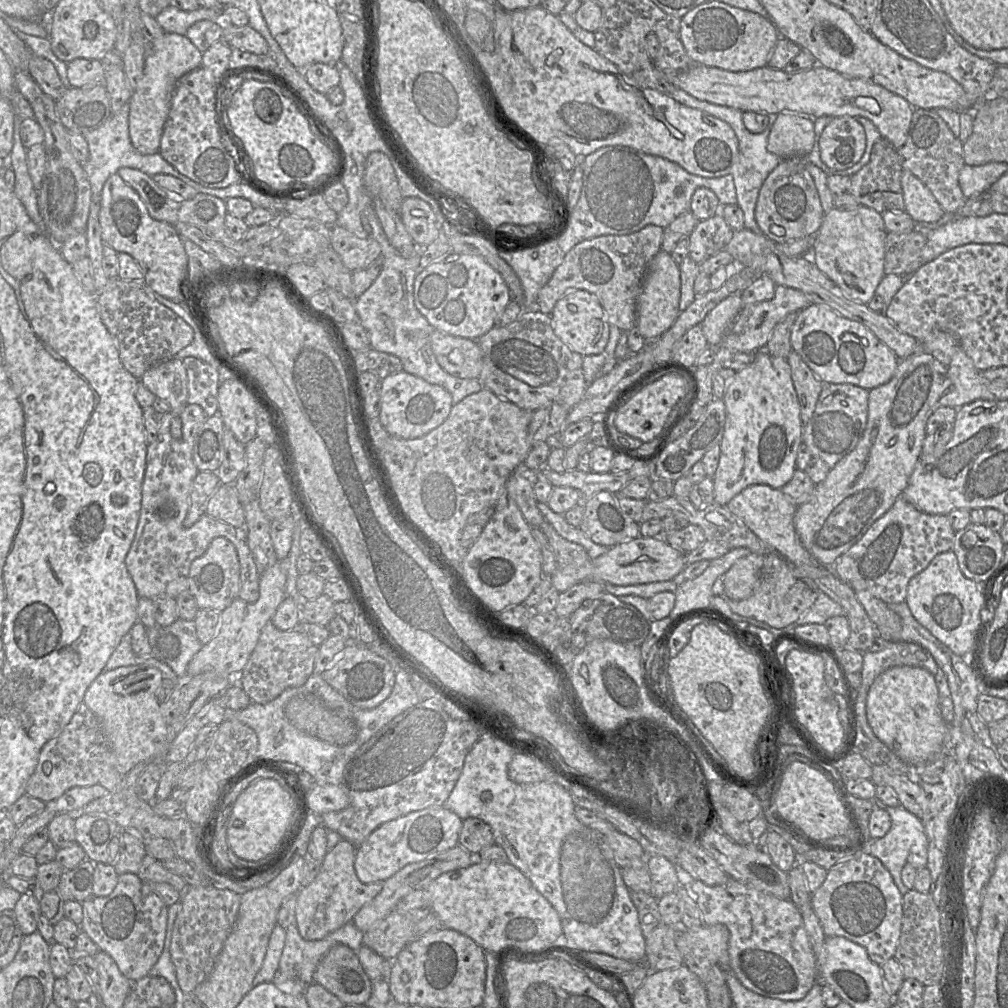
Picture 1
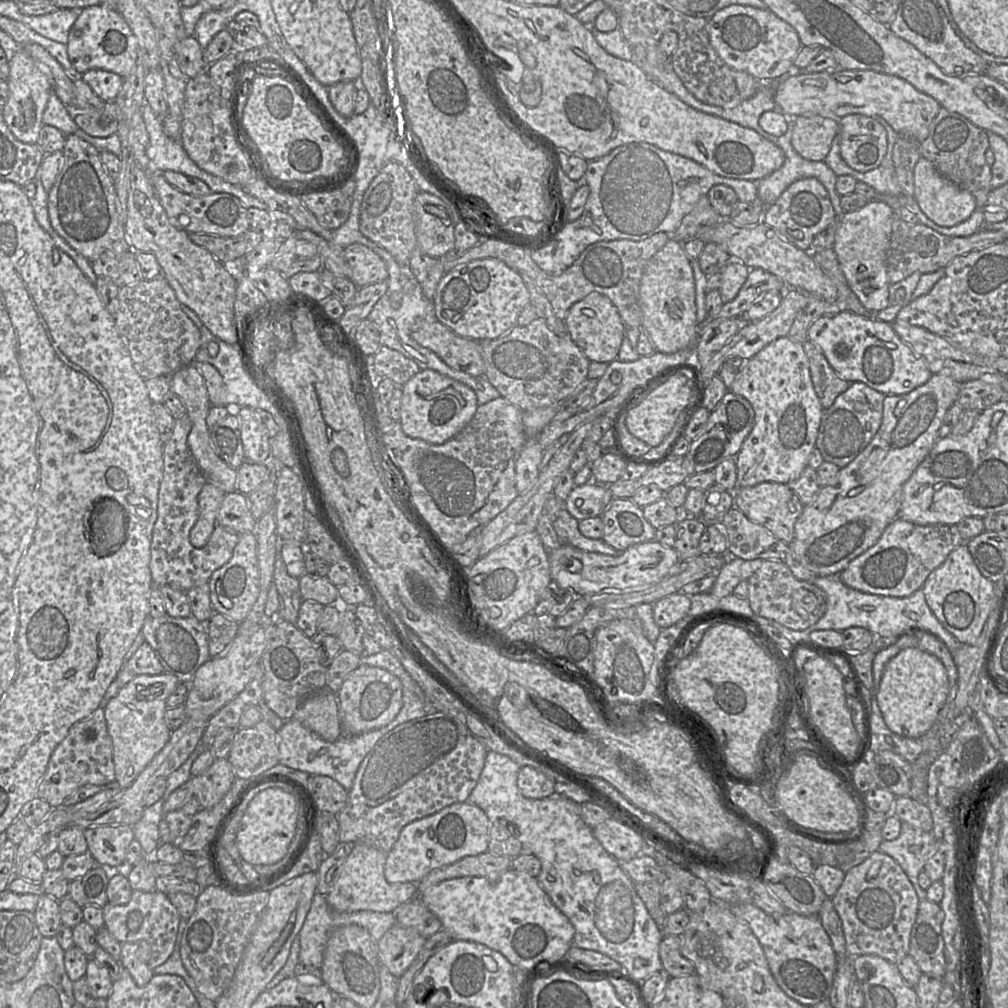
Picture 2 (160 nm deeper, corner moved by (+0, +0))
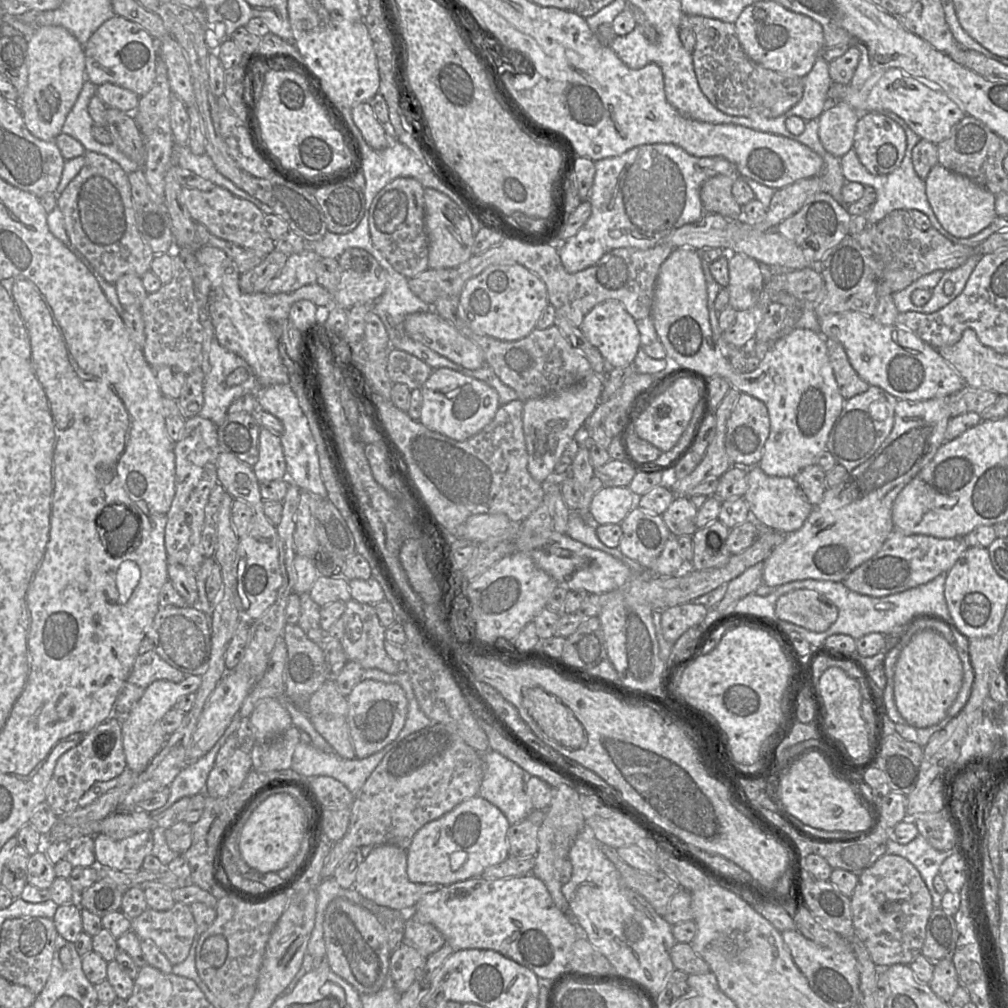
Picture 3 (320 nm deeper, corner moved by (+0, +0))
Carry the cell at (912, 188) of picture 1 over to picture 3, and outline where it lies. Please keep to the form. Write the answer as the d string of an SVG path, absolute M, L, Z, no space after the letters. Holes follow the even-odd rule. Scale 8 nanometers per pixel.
M939 163L925 179L929 204L943 228L958 238L968 238L990 226L997 216L996 196L970 178L954 173Z

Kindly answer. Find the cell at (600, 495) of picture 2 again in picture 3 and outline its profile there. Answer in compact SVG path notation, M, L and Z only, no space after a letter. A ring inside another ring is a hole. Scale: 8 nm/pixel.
M602 487L589 506L591 522L595 525L620 524L631 510L638 507L639 497L628 487Z

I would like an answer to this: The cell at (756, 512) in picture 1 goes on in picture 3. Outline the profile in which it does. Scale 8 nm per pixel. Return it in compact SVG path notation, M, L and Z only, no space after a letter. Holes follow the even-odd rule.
M753 466L747 468L747 484L743 498L748 505L751 519L764 528L790 534L801 528L813 509L793 478L769 476L758 466Z

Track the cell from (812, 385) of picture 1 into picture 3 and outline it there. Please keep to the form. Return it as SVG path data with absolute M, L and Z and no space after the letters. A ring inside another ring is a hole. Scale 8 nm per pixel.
M826 338L830 364L842 397L848 400L867 391L870 385L864 381L849 362L844 347L837 341Z

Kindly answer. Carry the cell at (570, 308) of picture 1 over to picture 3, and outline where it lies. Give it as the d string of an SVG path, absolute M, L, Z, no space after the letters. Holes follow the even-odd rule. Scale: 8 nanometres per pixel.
M617 300L597 304L584 316L579 328L611 368L629 366L641 347L636 320Z

